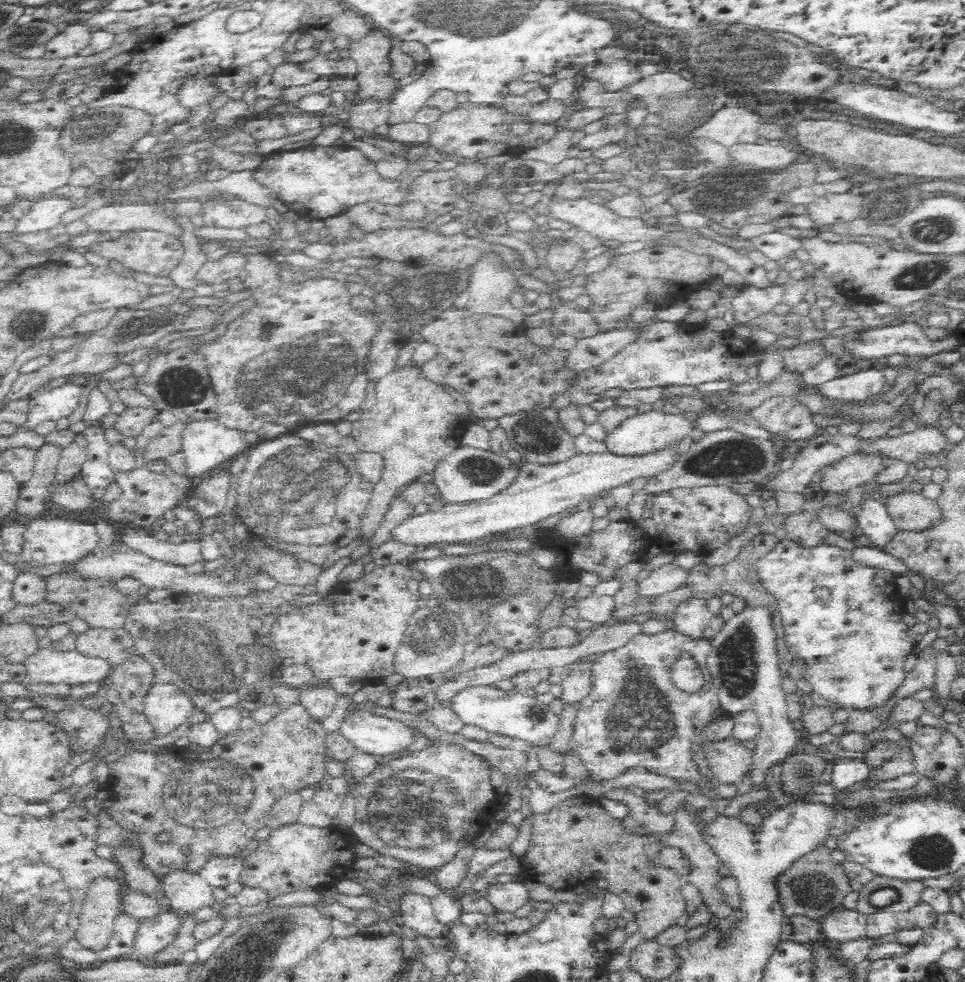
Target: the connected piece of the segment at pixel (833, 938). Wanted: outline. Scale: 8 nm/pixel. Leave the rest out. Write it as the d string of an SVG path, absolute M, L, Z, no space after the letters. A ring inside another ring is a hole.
M844 909L840 912L830 912L819 921L822 937L828 938L830 942L840 944L866 937L867 915L858 910Z

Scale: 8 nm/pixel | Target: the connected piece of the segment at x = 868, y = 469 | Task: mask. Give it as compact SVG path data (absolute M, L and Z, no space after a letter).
M854 454L822 470L821 488L827 495L835 496L856 486L868 487L882 467L882 460L875 455Z

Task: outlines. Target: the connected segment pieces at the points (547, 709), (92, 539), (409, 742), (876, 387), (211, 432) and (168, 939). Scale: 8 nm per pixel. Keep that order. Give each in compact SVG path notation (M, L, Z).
M492 685L467 686L452 699L452 708L468 726L478 726L492 732L503 732L510 736L524 738L534 744L534 749L548 745L550 740L561 730L559 714L551 706L540 702L523 691L502 690Z
M64 517L36 519L27 525L28 533L21 558L40 564L71 563L95 552L100 546L100 534L94 523L84 523Z
M356 712L337 729L356 746L358 753L378 758L409 750L416 742L416 731L407 724L373 712Z
M882 367L862 368L861 372L834 378L815 386L816 393L830 400L838 402L854 402L868 398L870 395L877 395L883 388L885 376Z
M219 420L192 421L182 434L181 450L184 451L186 474L197 481L210 478L227 468L226 464L246 453L251 443L243 439L243 431L232 430Z
M173 912L138 921L129 957L139 960L155 958L158 952L164 950L174 940L178 923L178 916Z

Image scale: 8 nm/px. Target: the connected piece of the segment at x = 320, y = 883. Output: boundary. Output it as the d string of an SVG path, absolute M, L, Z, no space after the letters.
M300 822L288 824L271 831L266 841L246 857L239 882L244 886L260 887L270 893L269 898L296 890L328 887L342 880L349 872L352 851L348 840L329 827L320 828Z

